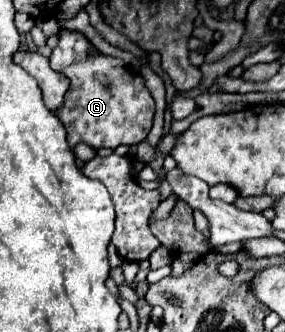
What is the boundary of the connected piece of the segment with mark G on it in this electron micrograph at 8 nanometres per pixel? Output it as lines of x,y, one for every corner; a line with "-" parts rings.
60,30
58,46
52,50
52,70
64,74
70,80
70,88
64,96
64,104
56,110
56,116
66,128
68,146
84,142
92,148
116,148
140,144
154,120
154,100
144,86
144,78
126,68
124,60
96,52
90,40
78,30

